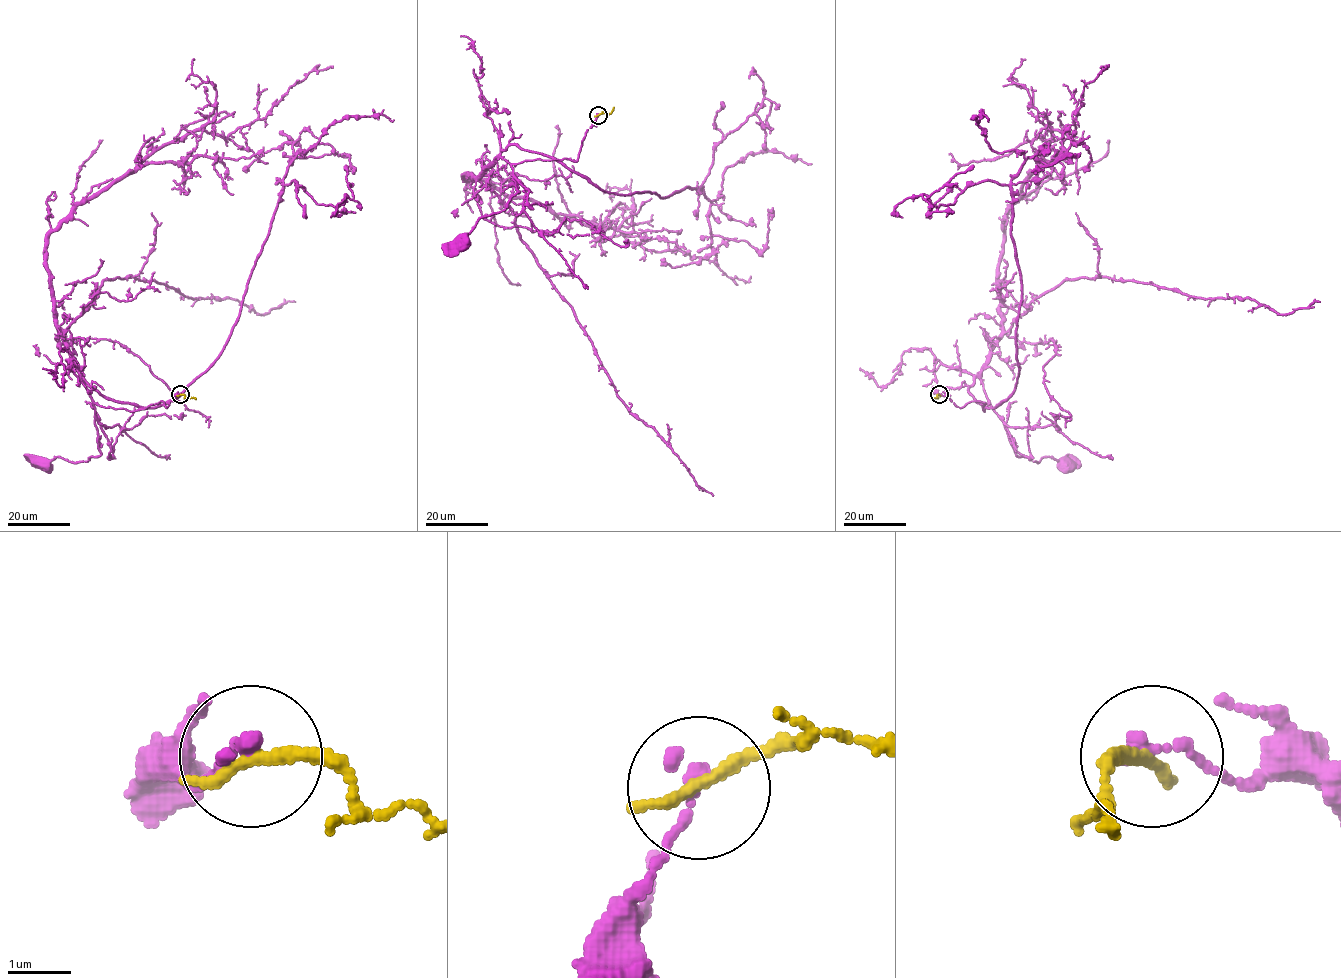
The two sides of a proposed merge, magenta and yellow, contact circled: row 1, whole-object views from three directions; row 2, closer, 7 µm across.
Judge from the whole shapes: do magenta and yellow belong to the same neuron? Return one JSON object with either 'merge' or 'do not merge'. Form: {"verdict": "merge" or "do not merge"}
{"verdict": "do not merge"}

